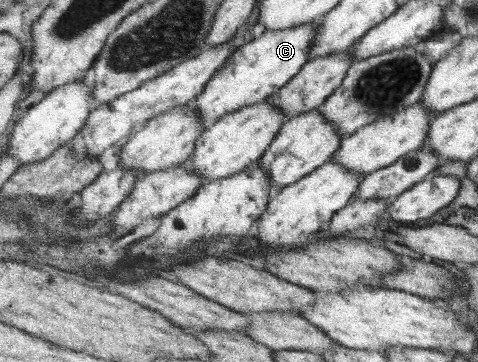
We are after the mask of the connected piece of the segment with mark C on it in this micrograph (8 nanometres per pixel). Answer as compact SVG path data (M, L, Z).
M321 20L307 22L288 30L259 30L252 42L244 43L239 49L234 50L225 65L217 70L217 73L208 81L205 89L195 98L197 103L195 110L201 114L203 124L206 127L210 126L210 124L222 120L222 117L227 114L242 110L245 106L269 100L282 87L288 85L301 72L302 67L311 60L311 46L315 43L314 39L317 38L319 21Z

